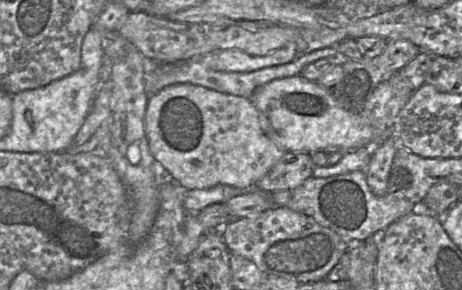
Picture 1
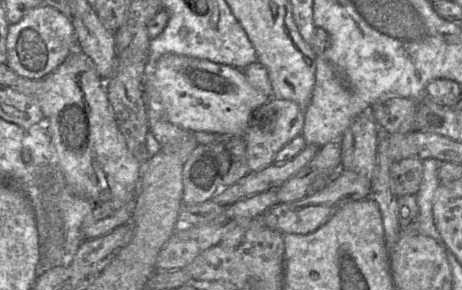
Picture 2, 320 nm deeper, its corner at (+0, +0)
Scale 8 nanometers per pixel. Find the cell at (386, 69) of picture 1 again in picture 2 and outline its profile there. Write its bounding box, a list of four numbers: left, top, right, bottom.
[211,145,319,207]

